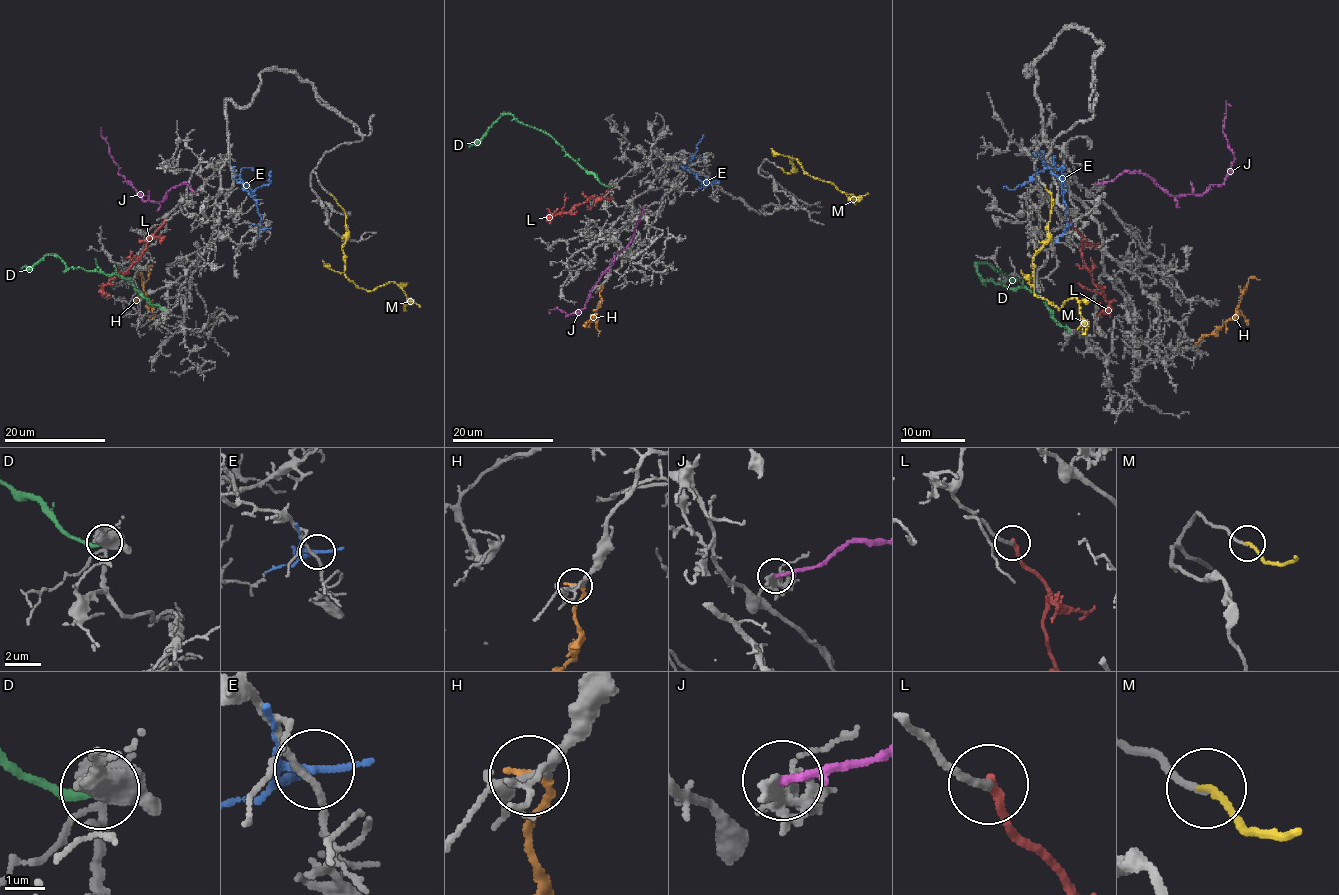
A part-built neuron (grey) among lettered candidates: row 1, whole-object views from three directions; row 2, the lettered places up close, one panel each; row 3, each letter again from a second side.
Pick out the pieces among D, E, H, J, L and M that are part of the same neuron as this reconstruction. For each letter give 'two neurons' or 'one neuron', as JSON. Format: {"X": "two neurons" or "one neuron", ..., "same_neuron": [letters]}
{"D": "two neurons", "E": "two neurons", "H": "two neurons", "J": "two neurons", "L": "one neuron", "M": "one neuron", "same_neuron": ["L", "M"]}

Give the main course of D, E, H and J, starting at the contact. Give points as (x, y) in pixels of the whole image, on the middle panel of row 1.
D: (612, 185), (607, 186), (599, 181), (549, 134), (522, 124), (511, 114), (503, 114), (469, 147)
E: (711, 183), (700, 180), (684, 166), (697, 151), (696, 145), (703, 134)
H: (599, 285), (601, 304), (592, 321), (597, 323), (598, 336)
J: (643, 208), (632, 240), (615, 255), (585, 306), (566, 316), (556, 307), (549, 309), (550, 313)

